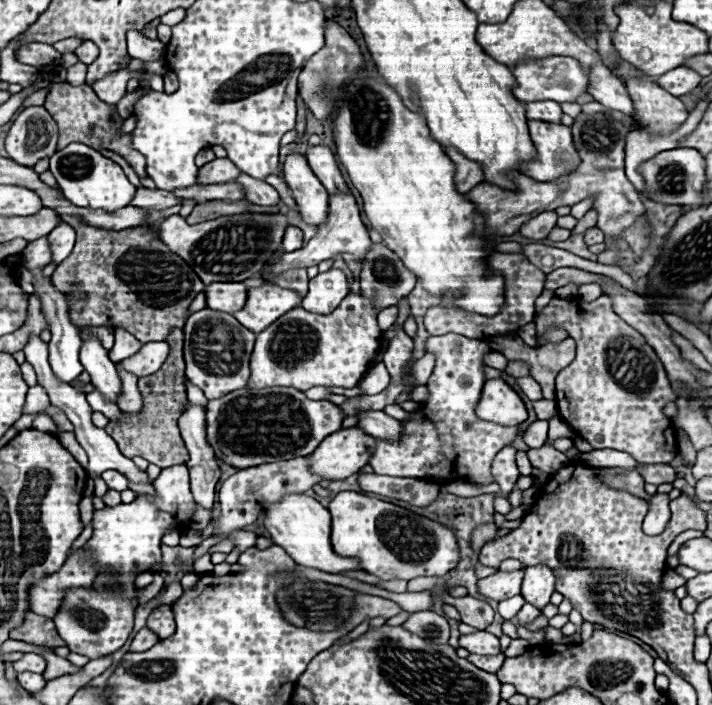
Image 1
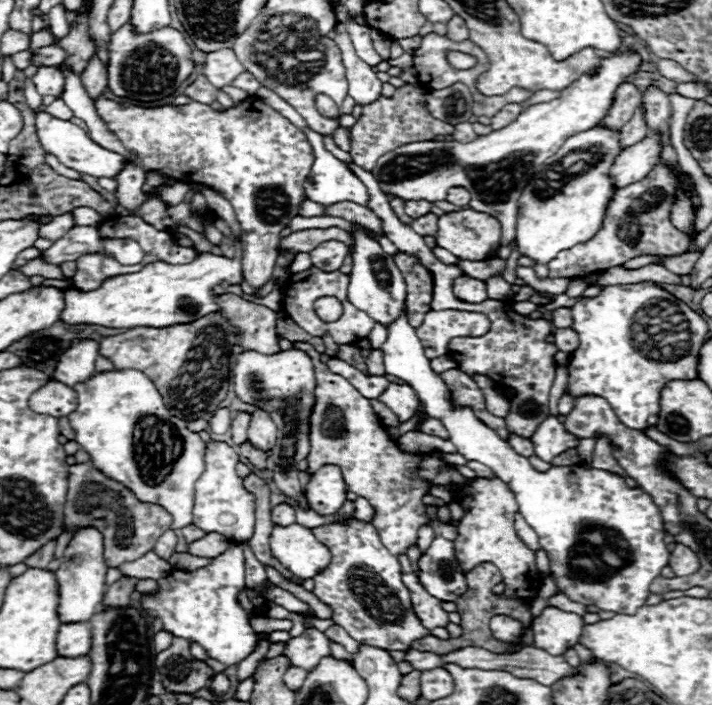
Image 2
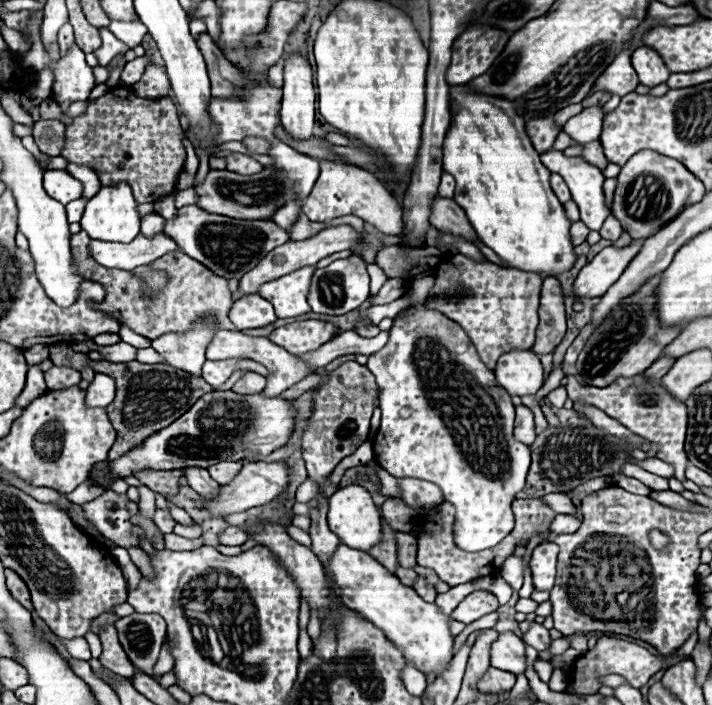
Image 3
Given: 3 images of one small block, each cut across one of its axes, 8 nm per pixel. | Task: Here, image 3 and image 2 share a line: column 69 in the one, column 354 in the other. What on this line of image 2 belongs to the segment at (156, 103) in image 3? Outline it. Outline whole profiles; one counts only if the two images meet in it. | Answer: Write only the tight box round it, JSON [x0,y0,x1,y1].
[350,84,454,170]

